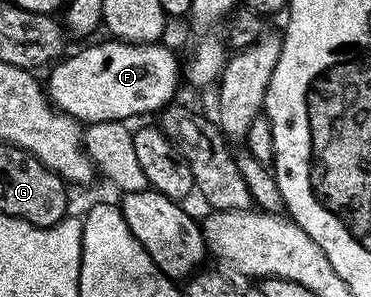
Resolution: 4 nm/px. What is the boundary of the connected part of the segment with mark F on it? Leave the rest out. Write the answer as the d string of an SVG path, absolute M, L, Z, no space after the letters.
M108 41L101 42L98 46L89 46L86 50L79 51L78 54L71 55L70 53L68 57L58 61L48 71L50 74L47 94L57 110L64 111L81 124L125 122L135 117L136 114L149 114L152 110L160 112L174 101L173 93L177 90L177 74L179 78L179 58L177 62L176 56L167 47L161 46L162 44Z

